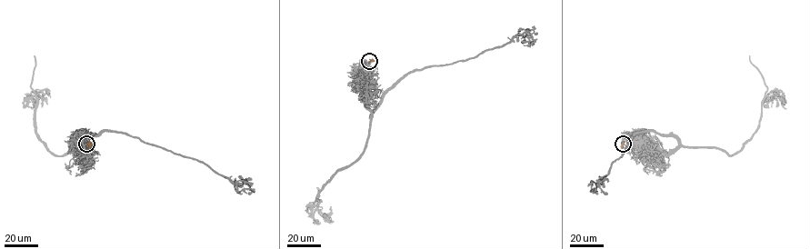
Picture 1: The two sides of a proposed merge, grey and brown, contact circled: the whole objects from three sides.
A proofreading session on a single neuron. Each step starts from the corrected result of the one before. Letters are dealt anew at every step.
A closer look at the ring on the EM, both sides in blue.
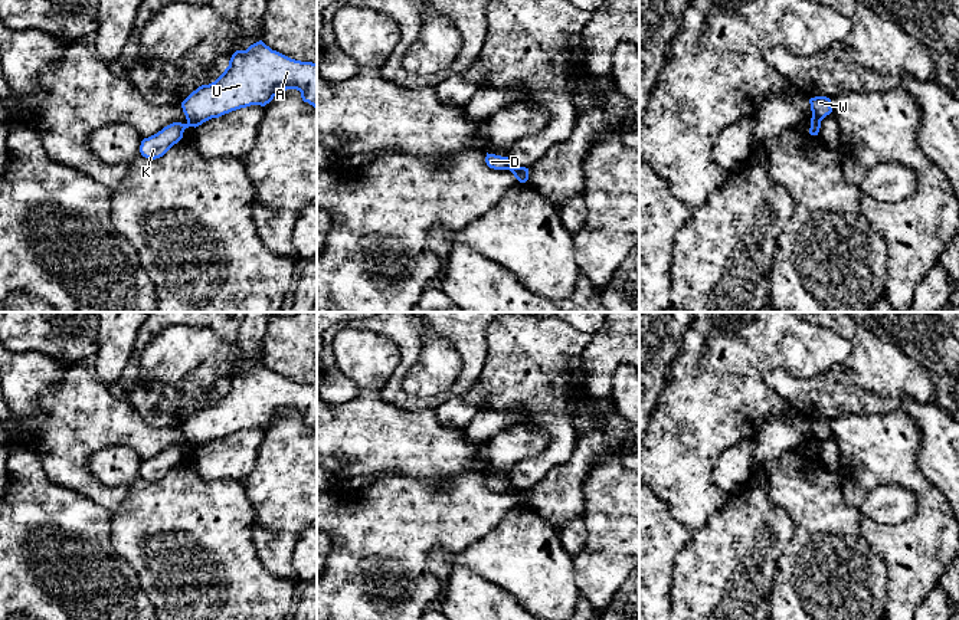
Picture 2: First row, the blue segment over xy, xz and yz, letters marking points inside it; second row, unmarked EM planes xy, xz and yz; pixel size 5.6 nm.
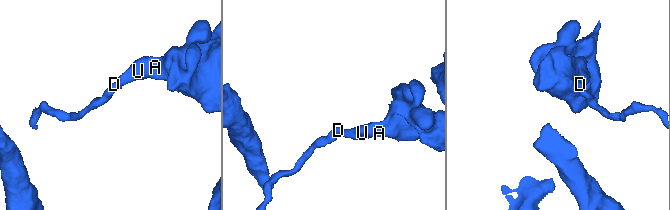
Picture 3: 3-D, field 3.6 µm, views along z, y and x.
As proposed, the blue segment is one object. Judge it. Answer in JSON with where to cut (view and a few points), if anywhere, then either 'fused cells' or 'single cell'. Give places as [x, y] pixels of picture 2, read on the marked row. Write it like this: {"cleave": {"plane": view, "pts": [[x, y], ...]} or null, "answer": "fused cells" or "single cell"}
{"cleave": {"plane": "yz", "pts": [[812, 115], [820, 122]]}, "answer": "fused cells"}

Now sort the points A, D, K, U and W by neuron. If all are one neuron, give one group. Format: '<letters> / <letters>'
A U W / D K

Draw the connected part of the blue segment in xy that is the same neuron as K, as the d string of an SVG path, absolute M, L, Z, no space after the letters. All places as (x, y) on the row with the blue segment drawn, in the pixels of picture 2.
M173 122L157 134L144 138L140 145L141 155L148 160L163 157L174 144L177 144L183 138L183 132L189 127L192 127L190 122Z

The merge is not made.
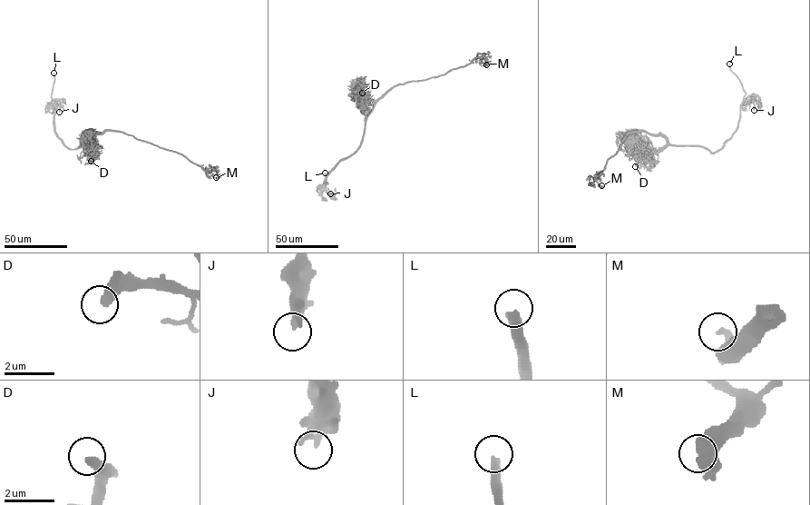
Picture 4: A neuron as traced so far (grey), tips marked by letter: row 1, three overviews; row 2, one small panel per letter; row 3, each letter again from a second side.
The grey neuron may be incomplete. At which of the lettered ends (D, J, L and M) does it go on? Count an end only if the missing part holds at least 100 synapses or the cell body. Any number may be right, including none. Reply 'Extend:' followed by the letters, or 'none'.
Extend: L

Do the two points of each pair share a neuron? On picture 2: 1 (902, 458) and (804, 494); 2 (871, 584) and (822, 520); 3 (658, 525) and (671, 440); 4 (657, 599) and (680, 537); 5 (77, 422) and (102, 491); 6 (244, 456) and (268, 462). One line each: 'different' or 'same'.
1: different
2: same
3: different
4: same
5: same
6: different

